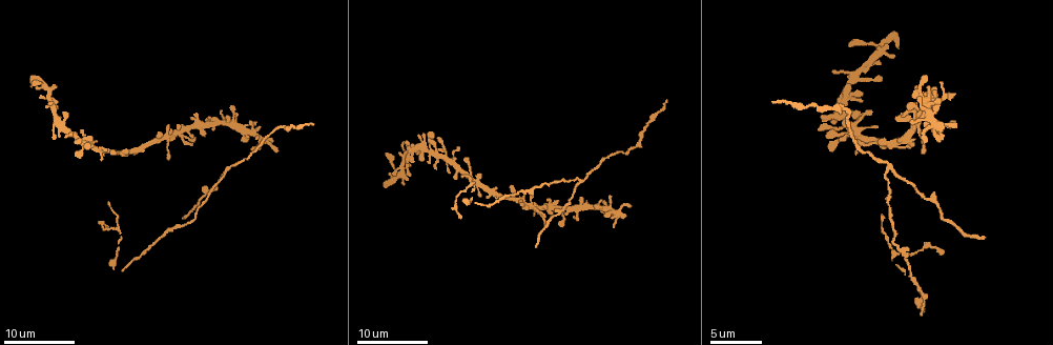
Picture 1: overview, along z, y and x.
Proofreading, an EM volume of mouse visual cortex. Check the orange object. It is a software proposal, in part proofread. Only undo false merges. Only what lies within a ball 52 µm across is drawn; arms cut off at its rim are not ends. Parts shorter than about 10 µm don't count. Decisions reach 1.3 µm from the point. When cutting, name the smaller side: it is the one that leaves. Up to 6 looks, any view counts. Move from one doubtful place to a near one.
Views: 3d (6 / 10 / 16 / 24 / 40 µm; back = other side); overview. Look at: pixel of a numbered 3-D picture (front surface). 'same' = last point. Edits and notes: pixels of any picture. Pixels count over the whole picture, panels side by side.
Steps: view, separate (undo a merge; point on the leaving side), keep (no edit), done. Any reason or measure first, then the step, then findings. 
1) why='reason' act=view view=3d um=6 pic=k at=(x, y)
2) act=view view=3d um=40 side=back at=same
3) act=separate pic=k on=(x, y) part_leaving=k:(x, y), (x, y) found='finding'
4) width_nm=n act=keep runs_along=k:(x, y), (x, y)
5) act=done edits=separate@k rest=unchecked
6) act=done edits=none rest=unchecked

why='looks like a crossing' act=view view=3d um=24 pic=1 at=(574, 211)

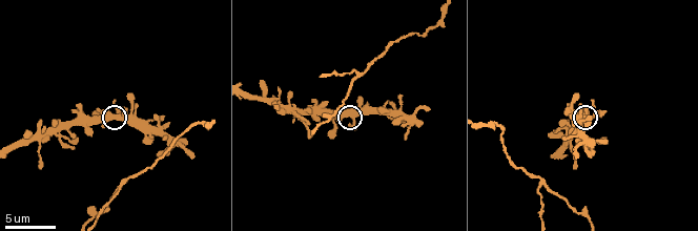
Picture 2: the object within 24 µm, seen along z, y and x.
why='closer look' act=view view=3d um=10 pic=2 at=(348, 114)

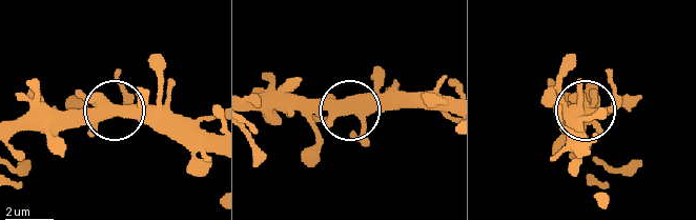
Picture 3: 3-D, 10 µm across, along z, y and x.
width_nm=450 act=keep runs_along=3:(109, 116), (109, 111), (34, 111) found='one neuron here'

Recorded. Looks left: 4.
why='a fork' act=view view=3d um=6 pic=2 at=(122, 183)

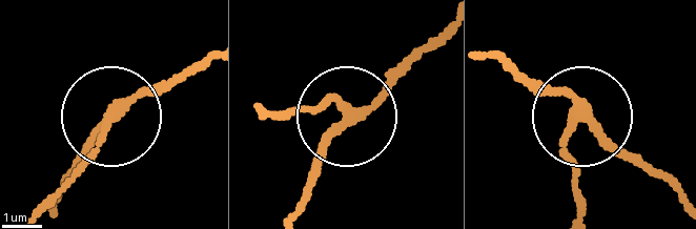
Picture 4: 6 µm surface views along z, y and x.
width_nm=230 act=separate pic=4 on=(154, 84) found='two neurons meet here'

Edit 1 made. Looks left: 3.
why='three-way junction' act=view view=3d um=24 pic=1 at=(456, 168)

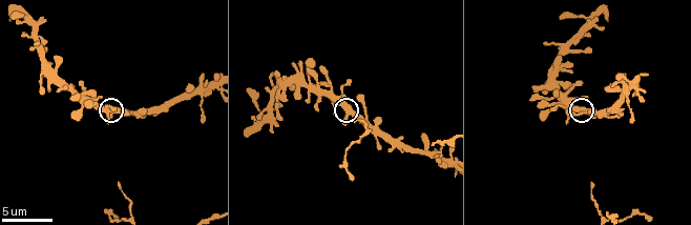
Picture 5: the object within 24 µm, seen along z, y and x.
act=view view=3d um=10 pic=5 at=(347, 110)

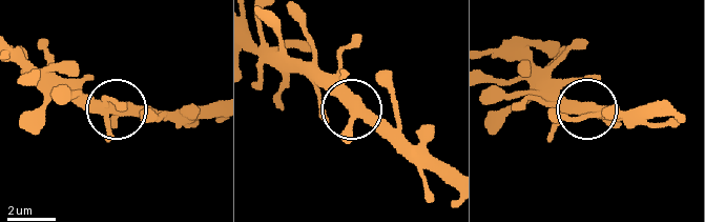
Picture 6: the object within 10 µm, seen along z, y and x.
arms=3 act=keep runs_along=6:(450, 175), (396, 150), (313, 68) found='continuous, no second neuron'

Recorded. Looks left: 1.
act=done edits=separate@4 rest=unchecked

